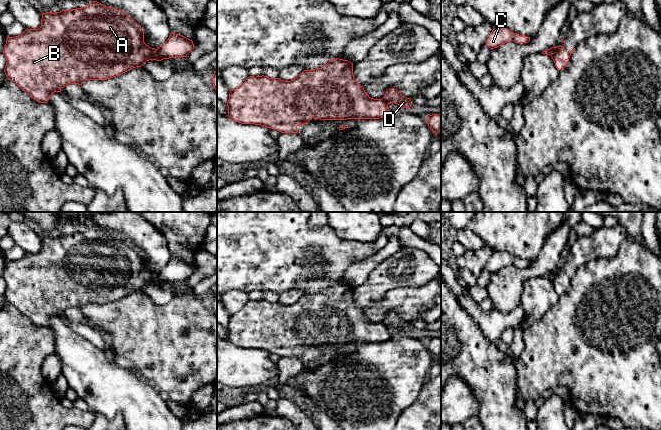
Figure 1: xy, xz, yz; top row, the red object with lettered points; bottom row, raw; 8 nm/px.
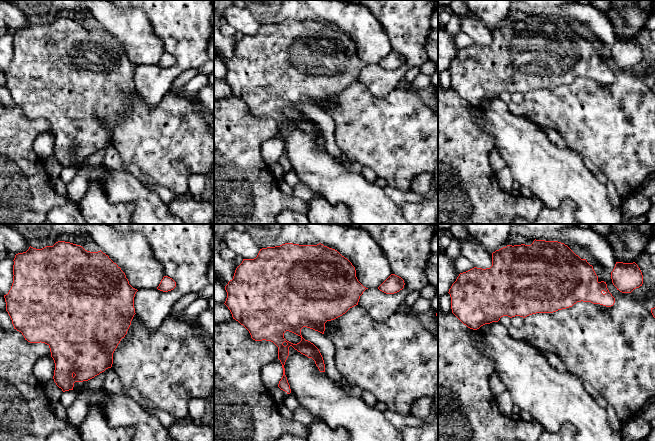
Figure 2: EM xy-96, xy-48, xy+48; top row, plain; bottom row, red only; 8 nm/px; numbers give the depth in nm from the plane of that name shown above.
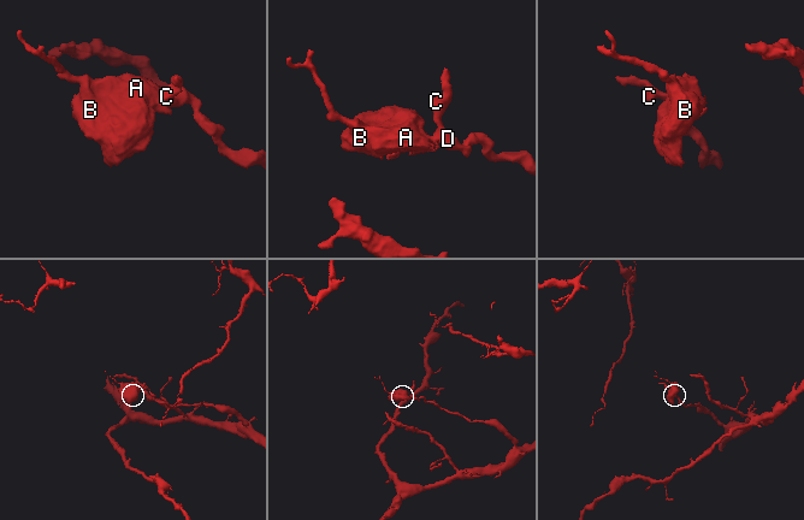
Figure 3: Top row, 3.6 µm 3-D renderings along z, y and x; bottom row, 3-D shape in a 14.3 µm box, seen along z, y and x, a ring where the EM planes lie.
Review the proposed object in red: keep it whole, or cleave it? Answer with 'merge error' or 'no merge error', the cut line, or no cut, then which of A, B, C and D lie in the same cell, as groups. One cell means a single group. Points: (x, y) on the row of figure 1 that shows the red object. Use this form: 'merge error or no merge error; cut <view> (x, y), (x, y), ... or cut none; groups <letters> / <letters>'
merge error; cut yz (557, 47), (552, 57); groups A B / C D

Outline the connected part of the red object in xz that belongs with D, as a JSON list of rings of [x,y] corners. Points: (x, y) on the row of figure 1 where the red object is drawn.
[[[390,88],[382,98],[388,104],[396,103],[400,108],[410,108],[413,104],[411,98],[403,96],[397,89]]]

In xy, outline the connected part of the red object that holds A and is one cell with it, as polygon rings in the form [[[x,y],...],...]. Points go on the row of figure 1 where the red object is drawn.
[[[97,1],[83,8],[42,13],[38,29],[27,28],[22,34],[7,38],[3,55],[7,61],[4,69],[7,78],[41,103],[47,103],[54,92],[61,92],[66,85],[82,85],[87,80],[107,80],[141,67],[146,61],[163,60],[157,49],[145,44],[144,32],[132,18]]]

